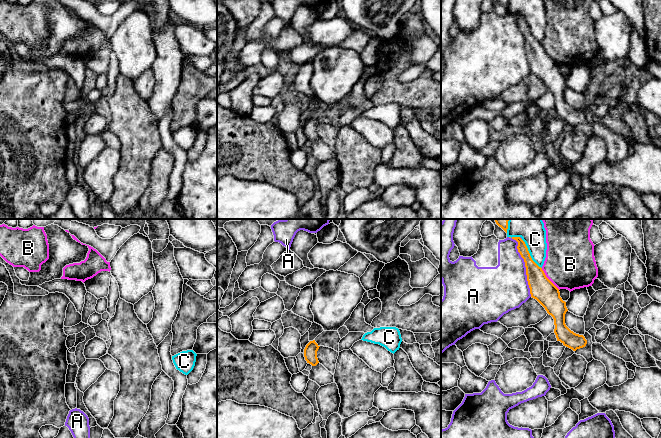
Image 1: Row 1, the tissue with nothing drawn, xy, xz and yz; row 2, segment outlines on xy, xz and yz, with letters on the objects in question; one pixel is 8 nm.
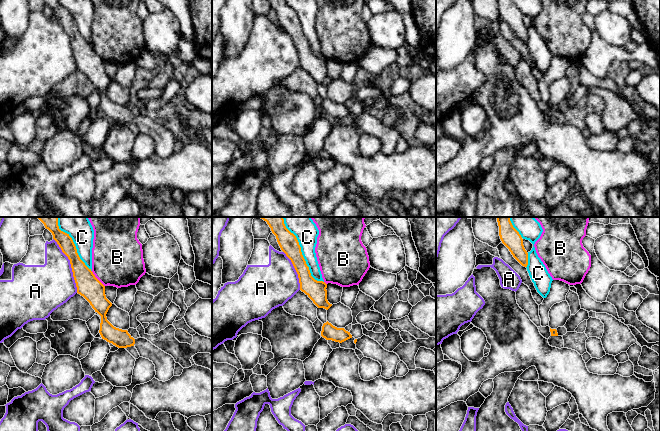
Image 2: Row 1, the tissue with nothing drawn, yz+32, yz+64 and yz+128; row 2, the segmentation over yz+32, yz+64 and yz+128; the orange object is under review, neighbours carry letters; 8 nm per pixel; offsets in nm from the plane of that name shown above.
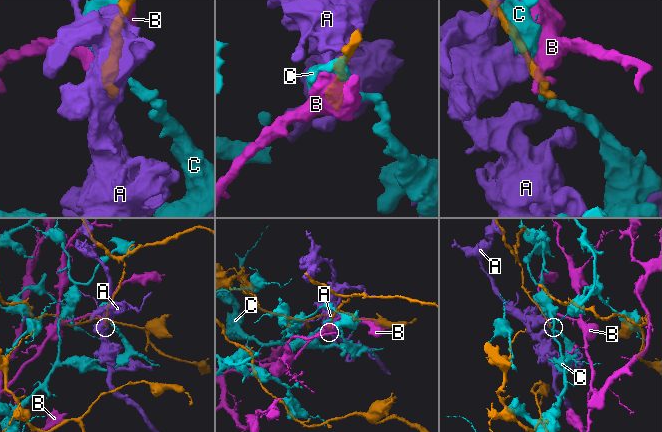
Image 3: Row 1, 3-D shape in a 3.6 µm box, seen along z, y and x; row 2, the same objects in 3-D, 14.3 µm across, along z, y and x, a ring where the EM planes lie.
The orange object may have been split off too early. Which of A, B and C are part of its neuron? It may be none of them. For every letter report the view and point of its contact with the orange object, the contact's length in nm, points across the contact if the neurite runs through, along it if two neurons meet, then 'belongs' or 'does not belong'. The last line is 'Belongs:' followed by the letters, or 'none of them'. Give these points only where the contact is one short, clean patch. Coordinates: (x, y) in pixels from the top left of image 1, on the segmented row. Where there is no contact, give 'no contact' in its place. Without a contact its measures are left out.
A: meets orange in yz at (525, 265); contact 500 nm long; does not belong
B: meets orange in yz at (548, 279); contact 220 nm long; border along yz (541, 268), (544, 274), (559, 289); does not belong
C: meets orange in yz at (529, 254); contact 280 nm long; does not belong
Belongs: none of them

